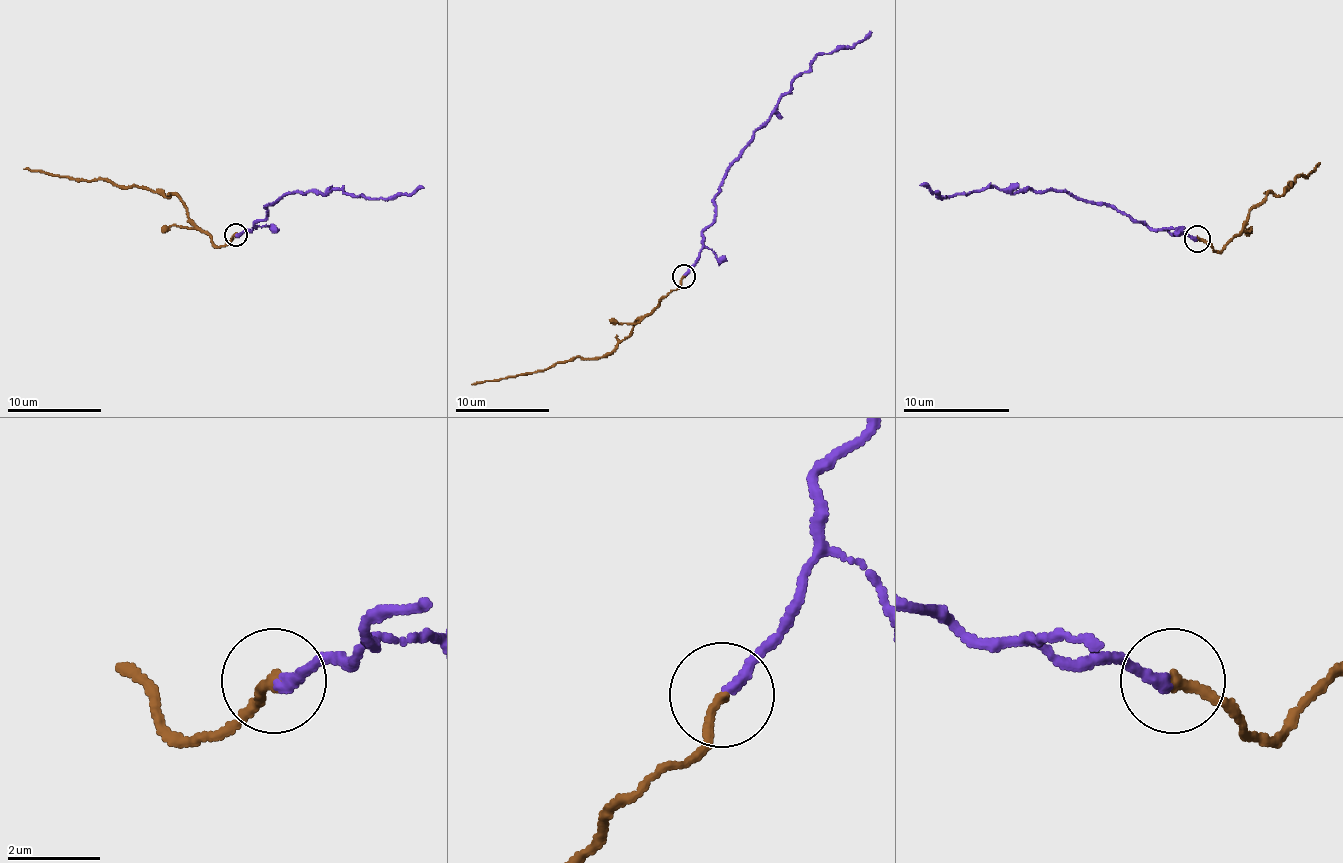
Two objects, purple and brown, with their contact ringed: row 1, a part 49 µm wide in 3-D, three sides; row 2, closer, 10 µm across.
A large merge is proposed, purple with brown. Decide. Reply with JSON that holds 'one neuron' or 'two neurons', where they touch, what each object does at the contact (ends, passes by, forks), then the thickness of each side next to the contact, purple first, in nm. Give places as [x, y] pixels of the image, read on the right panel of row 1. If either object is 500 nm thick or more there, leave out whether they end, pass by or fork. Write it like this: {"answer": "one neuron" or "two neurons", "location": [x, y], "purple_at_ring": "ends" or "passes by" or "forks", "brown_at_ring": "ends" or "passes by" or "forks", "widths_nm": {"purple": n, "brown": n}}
{"answer": "one neuron", "location": [1197, 238], "purple_at_ring": "ends", "brown_at_ring": "ends", "widths_nm": {"purple": 240, "brown": 220}}

